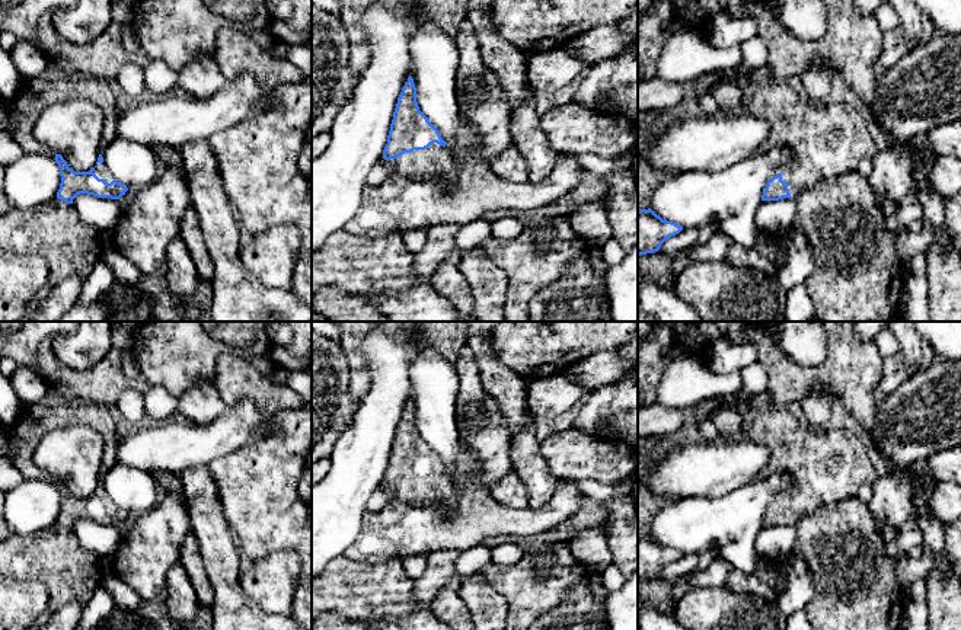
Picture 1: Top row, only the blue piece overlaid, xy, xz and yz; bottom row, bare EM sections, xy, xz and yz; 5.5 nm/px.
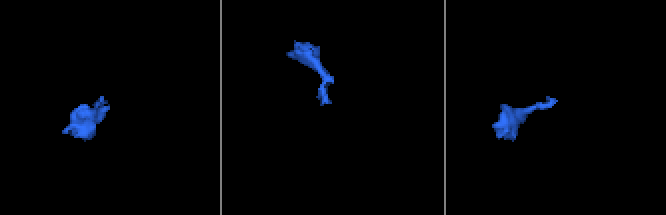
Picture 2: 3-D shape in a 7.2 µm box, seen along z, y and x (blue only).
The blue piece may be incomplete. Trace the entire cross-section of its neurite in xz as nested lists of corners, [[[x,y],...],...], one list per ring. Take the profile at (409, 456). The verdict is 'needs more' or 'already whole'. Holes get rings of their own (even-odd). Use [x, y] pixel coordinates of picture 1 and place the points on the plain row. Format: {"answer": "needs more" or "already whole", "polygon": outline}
{"answer": "needs more", "polygon": [[[412,403],[398,423],[383,483],[395,486],[392,499],[399,502],[440,502],[448,512],[456,509],[457,487],[438,455],[419,436]]]}

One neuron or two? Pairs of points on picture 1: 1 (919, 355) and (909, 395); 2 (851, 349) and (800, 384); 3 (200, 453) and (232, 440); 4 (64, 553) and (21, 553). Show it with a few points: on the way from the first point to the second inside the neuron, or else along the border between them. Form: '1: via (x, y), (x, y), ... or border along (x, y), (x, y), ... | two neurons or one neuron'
1: border along (935, 358), (928, 367), (920, 370) | two neurons
2: via (837, 363), (824, 376), (813, 376) | one neuron
3: via (207, 445), (214, 440), (224, 440) | one neuron
4: via (54, 553), (31, 553) | one neuron

